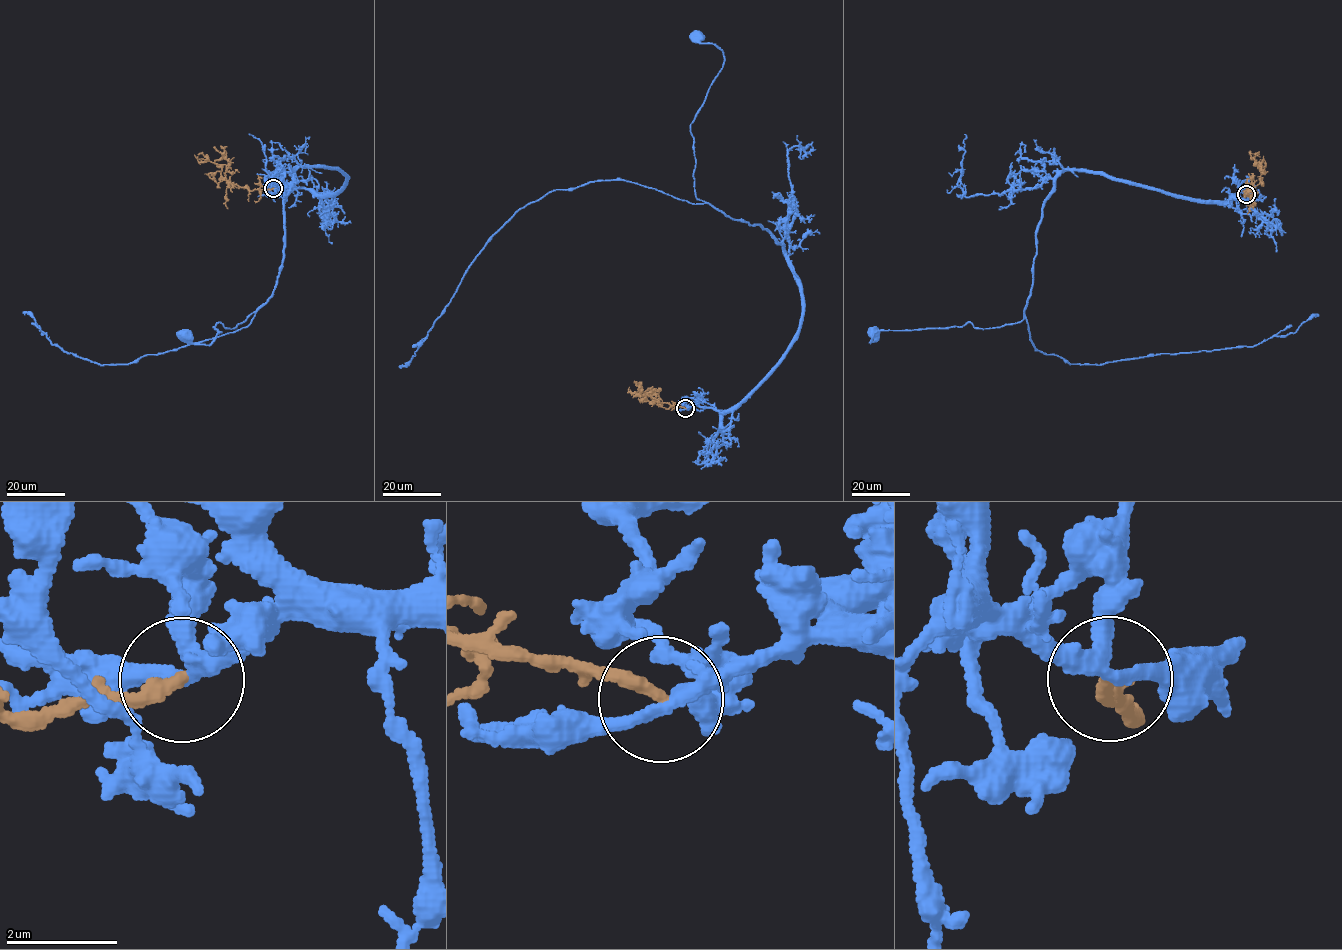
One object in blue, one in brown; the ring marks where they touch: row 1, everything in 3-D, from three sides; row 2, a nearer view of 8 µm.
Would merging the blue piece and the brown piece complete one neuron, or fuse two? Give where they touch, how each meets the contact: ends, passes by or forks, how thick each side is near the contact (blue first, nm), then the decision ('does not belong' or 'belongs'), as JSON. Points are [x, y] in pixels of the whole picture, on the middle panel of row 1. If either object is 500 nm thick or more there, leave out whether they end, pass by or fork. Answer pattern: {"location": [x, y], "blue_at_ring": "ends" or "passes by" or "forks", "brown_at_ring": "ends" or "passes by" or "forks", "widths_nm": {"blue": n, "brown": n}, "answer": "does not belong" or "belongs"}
{"location": [685, 408], "blue_at_ring": "forks", "brown_at_ring": "ends", "widths_nm": {"blue": 240, "brown": 240}, "answer": "does not belong"}

